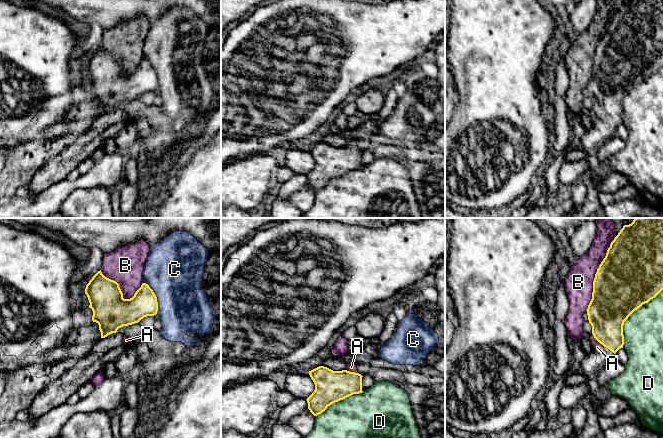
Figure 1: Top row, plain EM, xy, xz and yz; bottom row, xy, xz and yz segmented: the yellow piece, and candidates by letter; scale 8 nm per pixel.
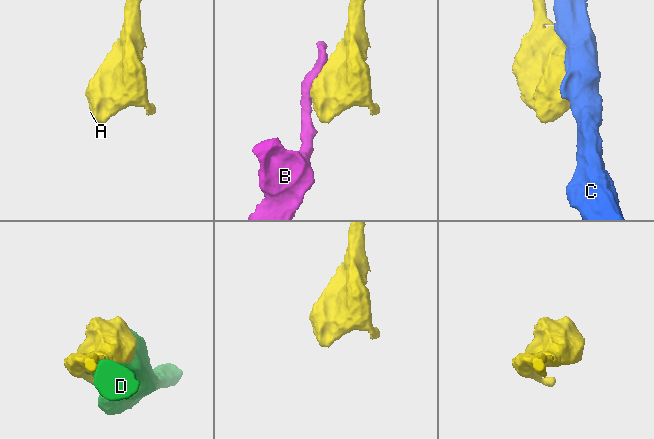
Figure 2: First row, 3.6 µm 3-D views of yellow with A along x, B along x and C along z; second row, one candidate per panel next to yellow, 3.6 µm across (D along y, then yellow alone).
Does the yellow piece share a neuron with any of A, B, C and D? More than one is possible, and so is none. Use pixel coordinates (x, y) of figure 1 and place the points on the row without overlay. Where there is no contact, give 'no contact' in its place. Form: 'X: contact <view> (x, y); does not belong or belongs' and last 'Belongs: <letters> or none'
A: contact yz (597, 116); belongs
B: contact yz (595, 52); does not belong
C: contact xy (156, 73); does not belong
D: contact yz (630, 90); does not belong
Belongs: A

